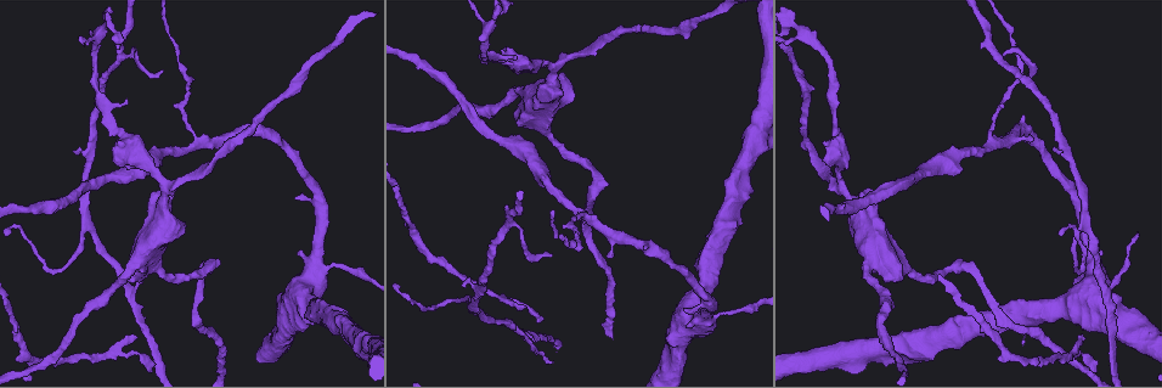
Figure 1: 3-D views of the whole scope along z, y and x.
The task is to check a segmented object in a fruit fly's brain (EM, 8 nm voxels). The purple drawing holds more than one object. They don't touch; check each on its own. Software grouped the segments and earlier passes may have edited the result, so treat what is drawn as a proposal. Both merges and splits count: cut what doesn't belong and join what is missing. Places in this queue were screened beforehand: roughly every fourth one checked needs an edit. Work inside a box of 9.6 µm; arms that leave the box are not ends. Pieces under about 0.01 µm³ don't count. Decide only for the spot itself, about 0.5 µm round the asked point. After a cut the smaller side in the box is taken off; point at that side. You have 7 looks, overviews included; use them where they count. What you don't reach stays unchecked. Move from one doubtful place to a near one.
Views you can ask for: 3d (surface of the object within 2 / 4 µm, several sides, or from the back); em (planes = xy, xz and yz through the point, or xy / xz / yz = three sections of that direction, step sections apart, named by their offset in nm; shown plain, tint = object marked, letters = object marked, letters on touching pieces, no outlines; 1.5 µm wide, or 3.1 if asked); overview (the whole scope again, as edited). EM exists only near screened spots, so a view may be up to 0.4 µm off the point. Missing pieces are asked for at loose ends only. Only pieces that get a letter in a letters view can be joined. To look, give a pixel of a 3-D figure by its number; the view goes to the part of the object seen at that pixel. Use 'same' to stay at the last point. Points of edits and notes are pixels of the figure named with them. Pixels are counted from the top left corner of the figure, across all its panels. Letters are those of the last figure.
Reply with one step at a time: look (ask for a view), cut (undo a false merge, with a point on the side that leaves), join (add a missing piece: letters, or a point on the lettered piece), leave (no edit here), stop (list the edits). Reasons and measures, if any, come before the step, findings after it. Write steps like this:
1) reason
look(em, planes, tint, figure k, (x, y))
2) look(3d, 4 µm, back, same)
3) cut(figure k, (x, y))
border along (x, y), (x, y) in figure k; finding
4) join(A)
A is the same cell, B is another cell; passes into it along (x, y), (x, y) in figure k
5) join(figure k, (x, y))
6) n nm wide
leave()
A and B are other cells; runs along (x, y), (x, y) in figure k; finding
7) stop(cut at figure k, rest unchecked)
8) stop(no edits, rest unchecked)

small branch off a trunk
look(3d, 4 µm, figure 1, (722, 315))

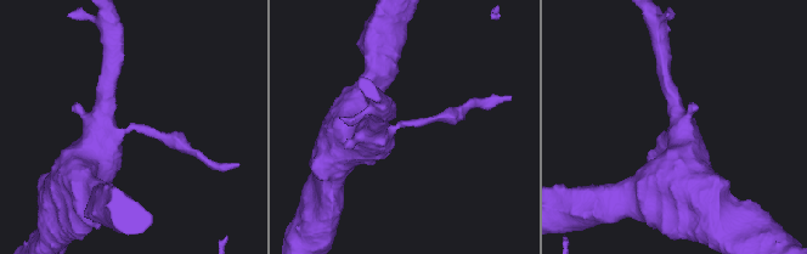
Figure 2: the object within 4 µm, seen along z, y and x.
3 arms; arms of 190, 220, 650 nm; now the EM
look(em, xz, step 8, tint, figure 2, (129, 128))

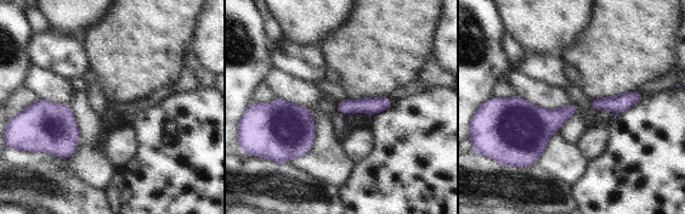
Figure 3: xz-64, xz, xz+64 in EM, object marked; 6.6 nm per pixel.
look(em, planes, letters, same)

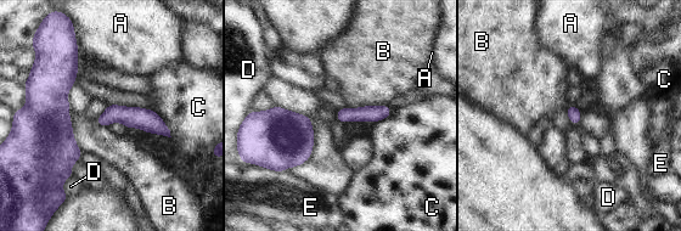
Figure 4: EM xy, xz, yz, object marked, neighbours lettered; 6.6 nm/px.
B touches over 300 nm
leave()
A, B, C, D and E are other cells; border along (68, 108), (72, 136), (82, 151) in figure 4; all the same cell

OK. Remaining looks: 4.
thick turns thin
look(3d, 4 µm, figure 1, (127, 272))

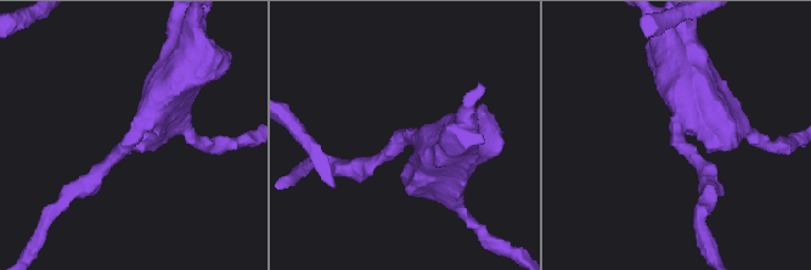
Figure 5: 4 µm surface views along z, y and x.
arms of 220, 650 nm; need the tissue
look(em, xz, step 4, tint, figure 5, (407, 135))

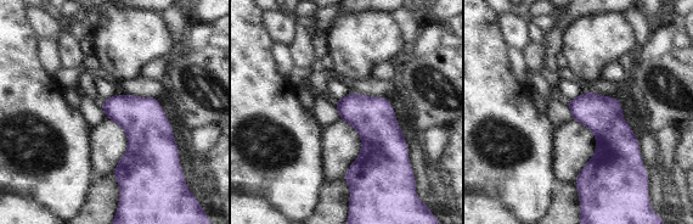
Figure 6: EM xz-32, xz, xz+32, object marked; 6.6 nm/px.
look(em, yz, step 8, letters, same)

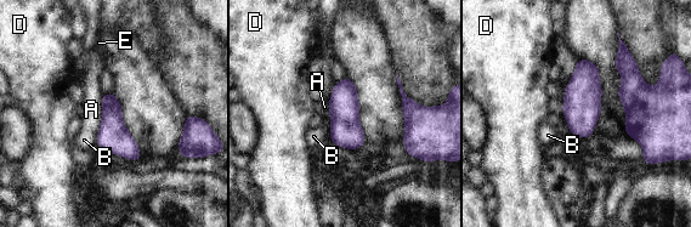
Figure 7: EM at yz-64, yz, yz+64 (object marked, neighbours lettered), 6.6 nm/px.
200 nm wide
leave()
A, B, D and E are other cells; border along (103, 95), (102, 121), (95, 142) in figure 7; continuous, no second cell

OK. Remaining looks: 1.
stop(no edits, rest unchecked)

